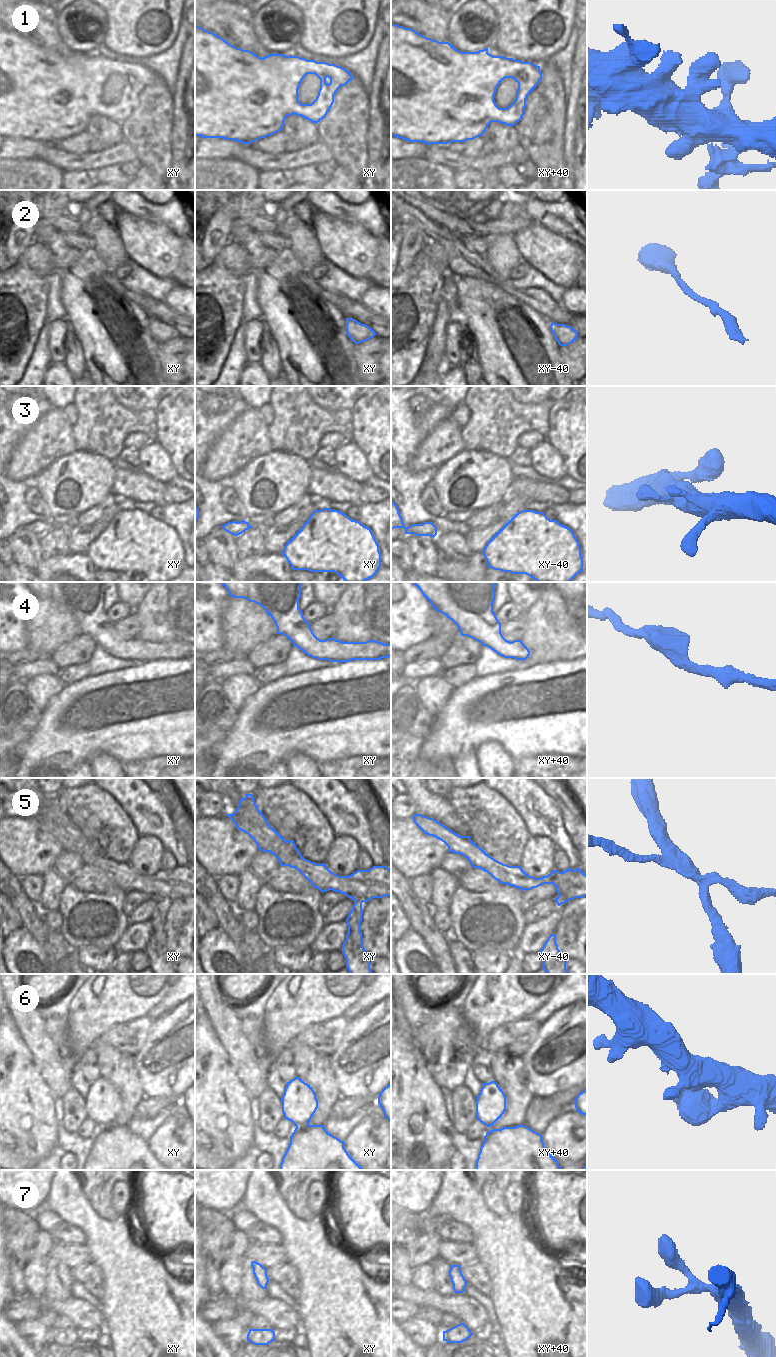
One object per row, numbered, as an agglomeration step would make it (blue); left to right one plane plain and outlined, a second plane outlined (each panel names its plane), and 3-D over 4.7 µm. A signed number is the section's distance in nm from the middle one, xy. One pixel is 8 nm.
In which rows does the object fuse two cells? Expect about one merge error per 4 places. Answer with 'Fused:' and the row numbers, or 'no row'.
Fused: 5

